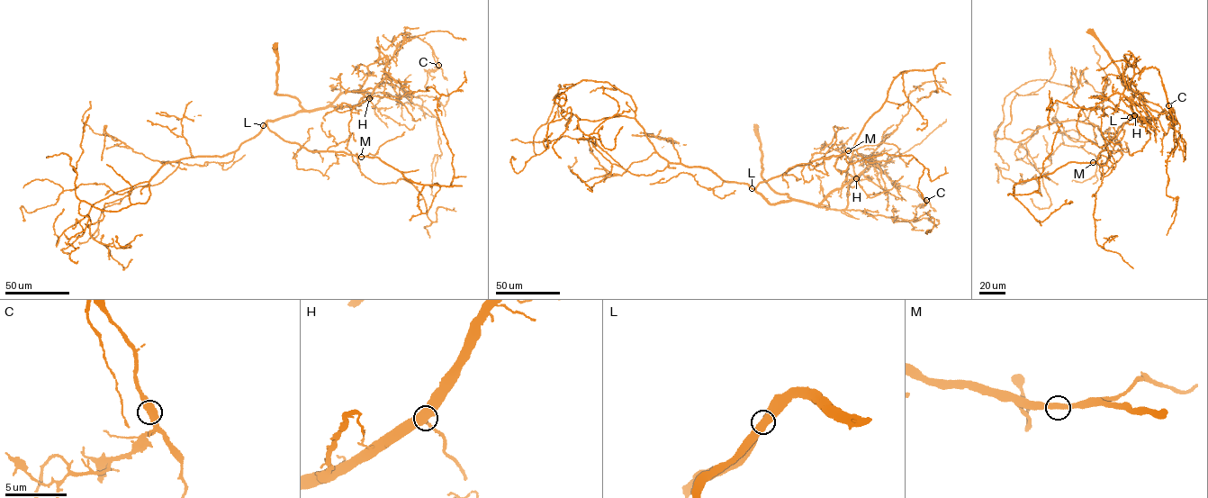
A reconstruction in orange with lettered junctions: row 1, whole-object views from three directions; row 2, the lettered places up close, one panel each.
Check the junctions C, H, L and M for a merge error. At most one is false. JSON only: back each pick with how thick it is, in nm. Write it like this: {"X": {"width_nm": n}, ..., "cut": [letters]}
{"C": {"width_nm": 600}, "cut": ["C"]}

